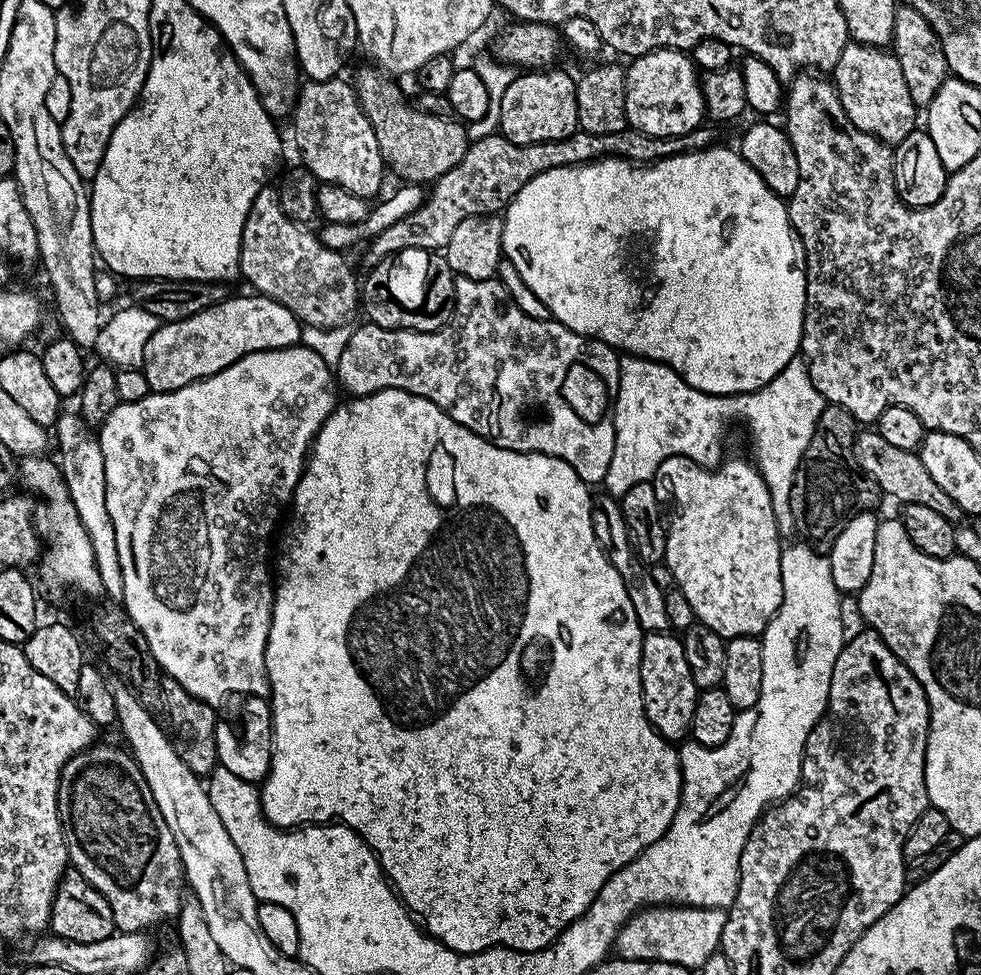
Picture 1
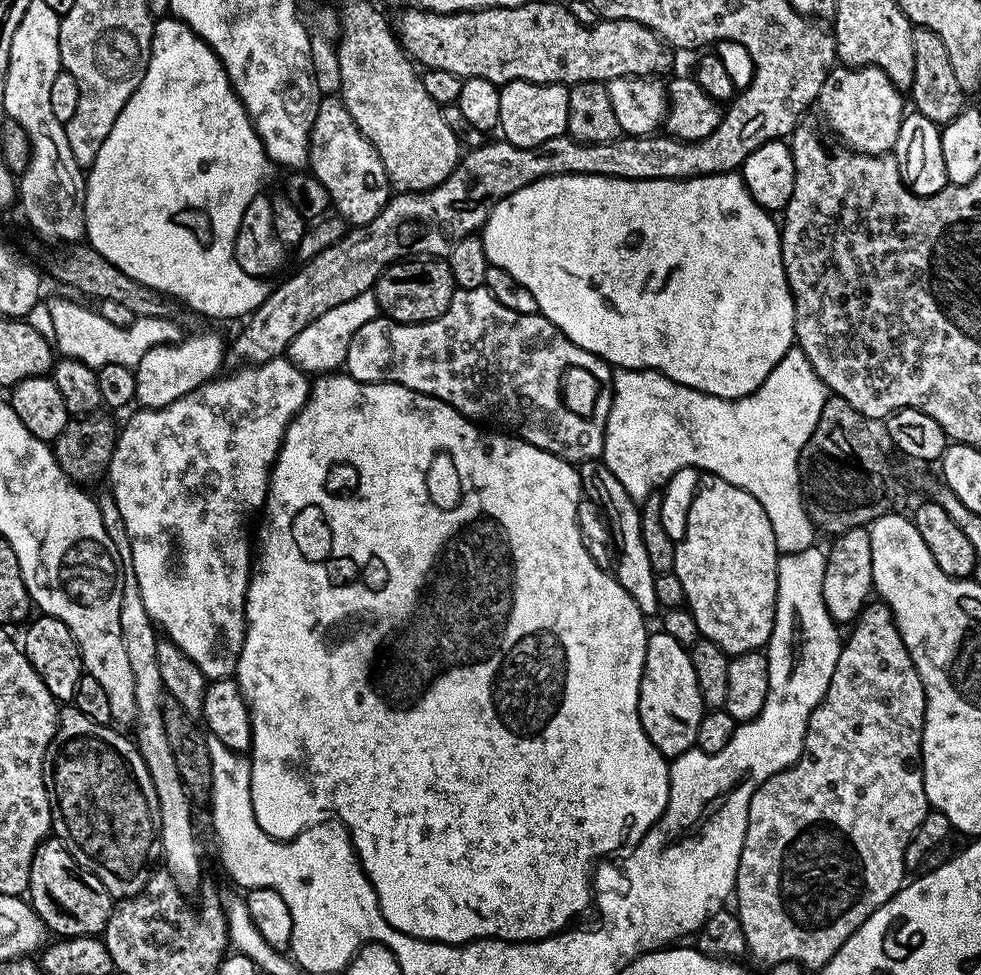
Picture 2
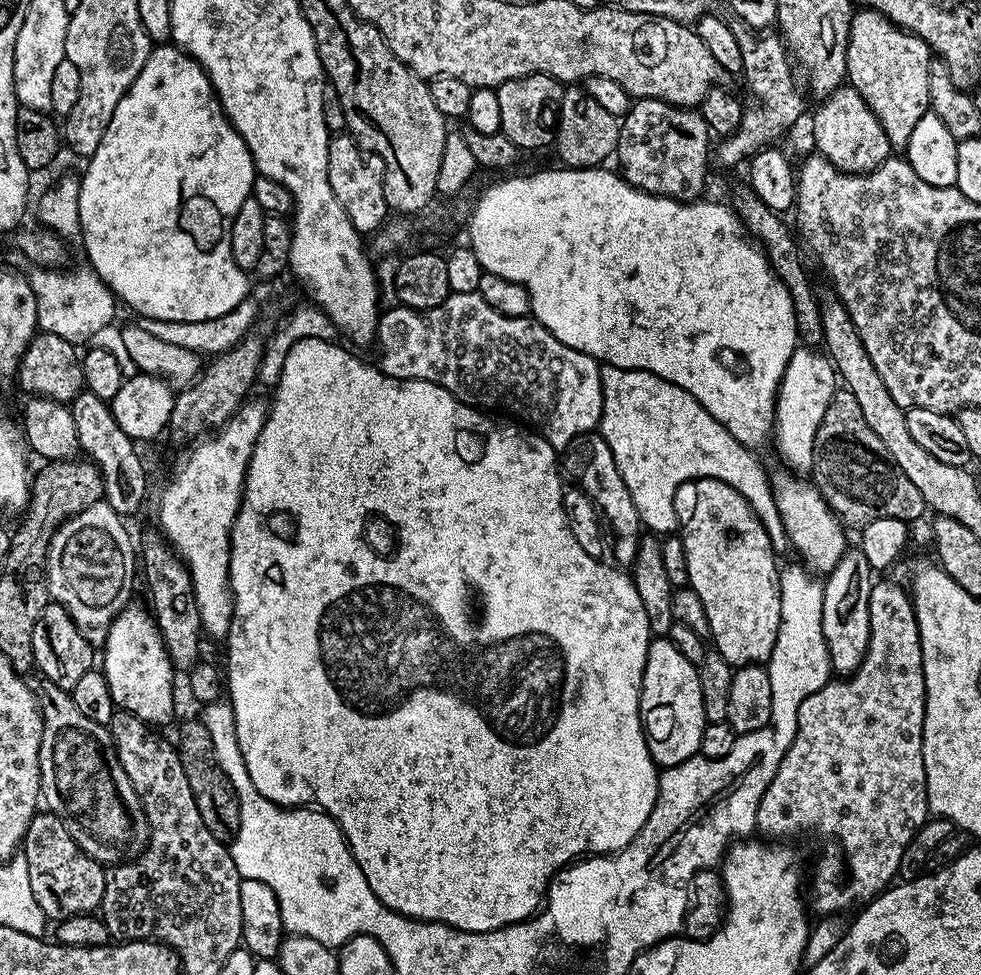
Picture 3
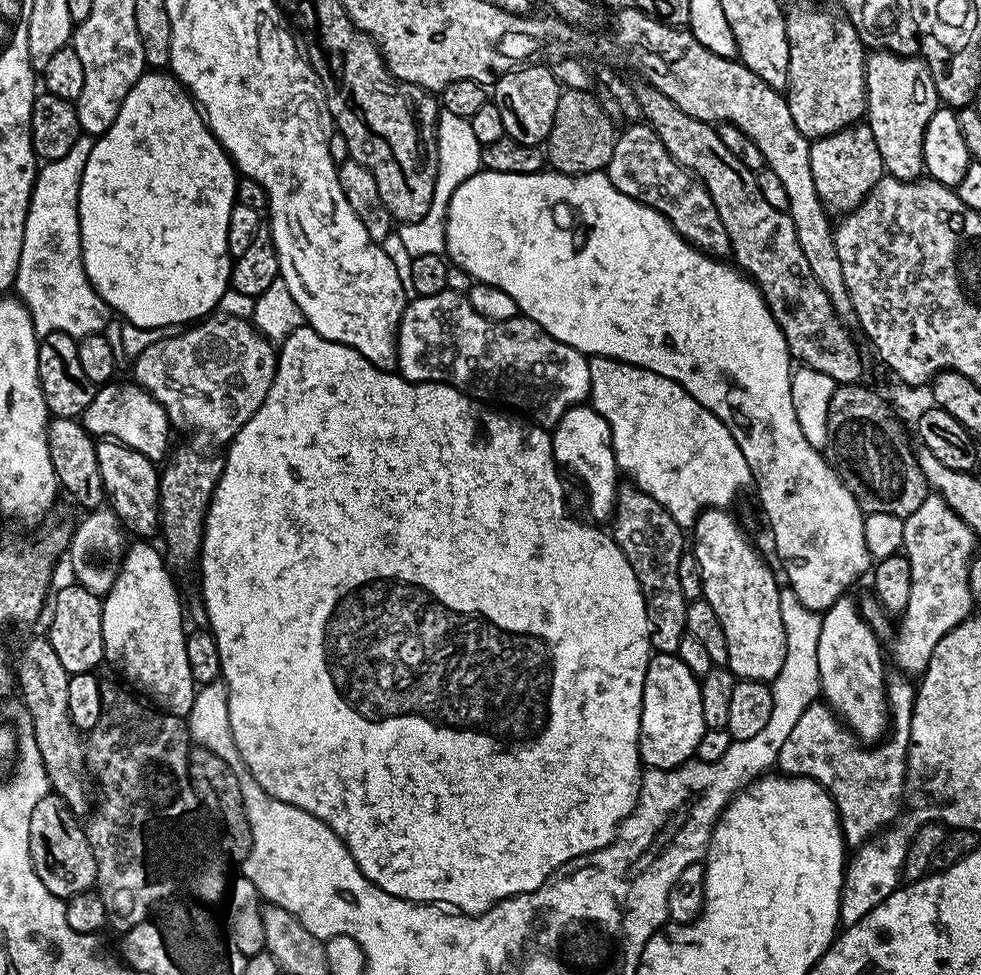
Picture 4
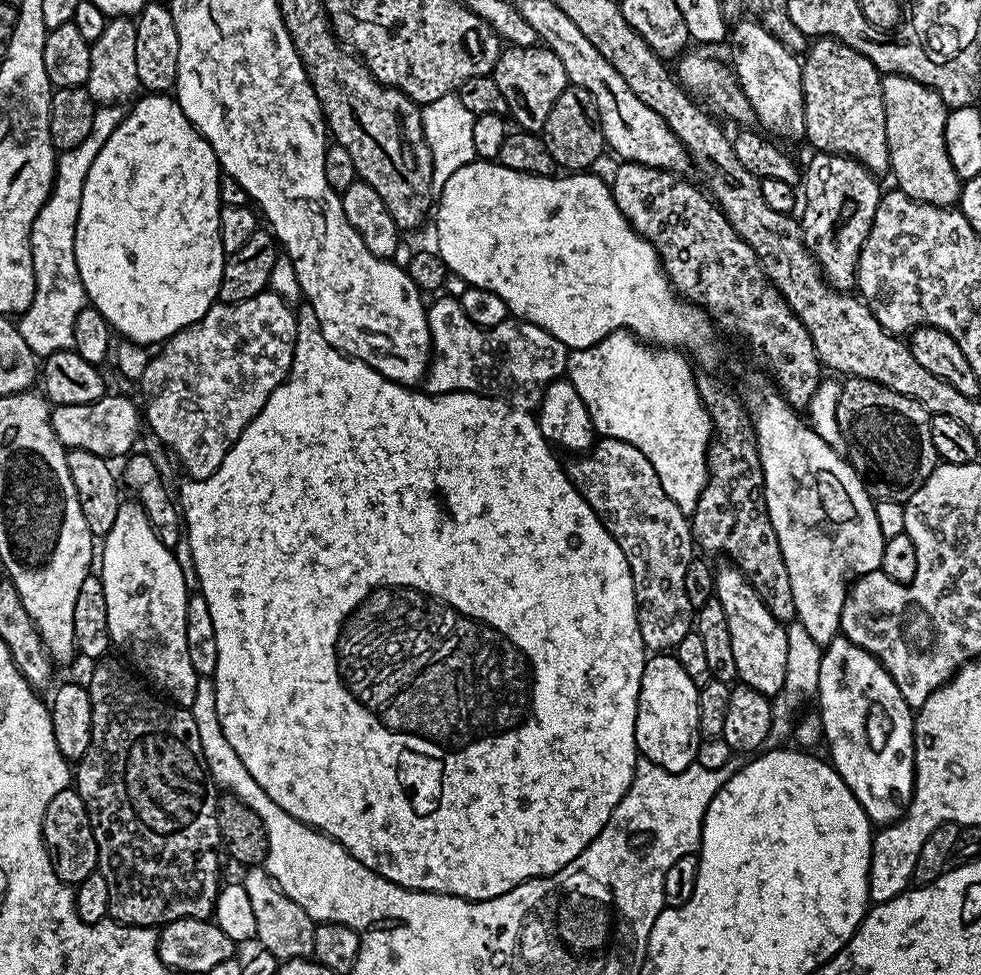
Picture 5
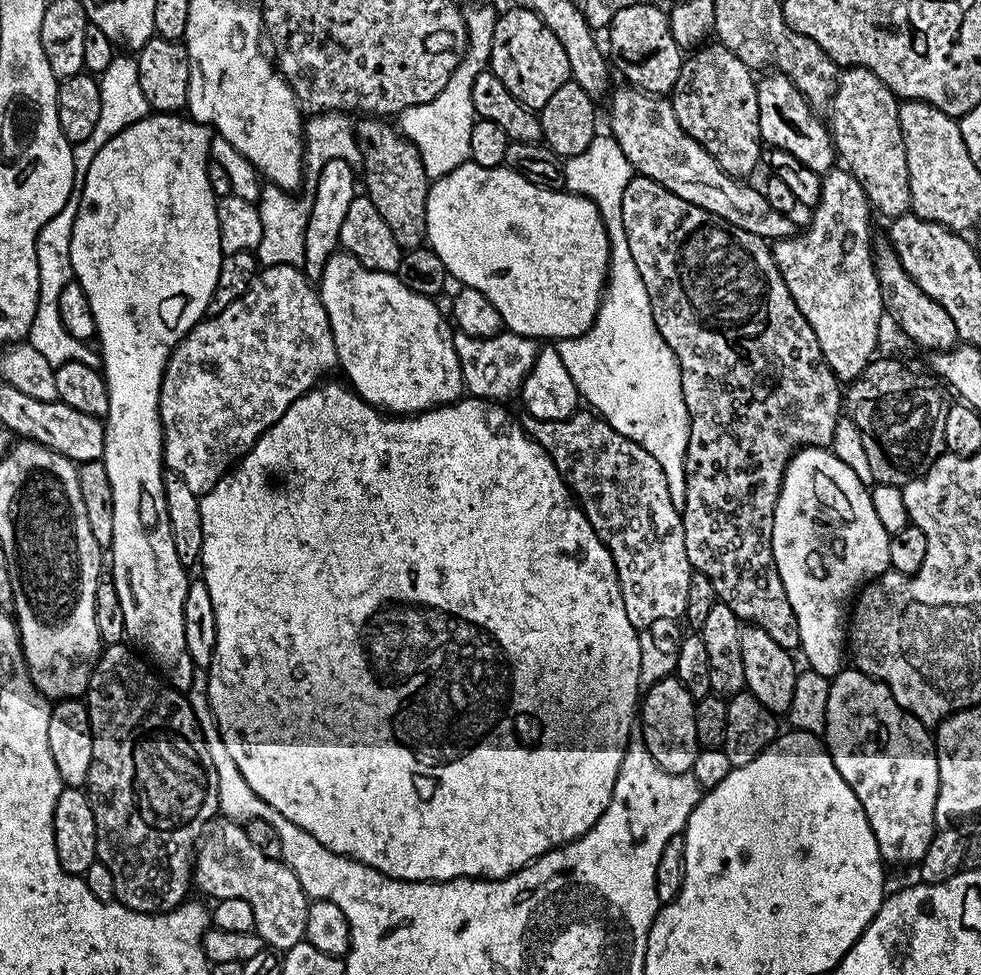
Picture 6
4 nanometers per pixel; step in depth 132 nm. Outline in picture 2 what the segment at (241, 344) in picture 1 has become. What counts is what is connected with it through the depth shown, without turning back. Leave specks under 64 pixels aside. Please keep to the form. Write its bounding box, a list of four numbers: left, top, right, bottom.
[135,332,226,408]

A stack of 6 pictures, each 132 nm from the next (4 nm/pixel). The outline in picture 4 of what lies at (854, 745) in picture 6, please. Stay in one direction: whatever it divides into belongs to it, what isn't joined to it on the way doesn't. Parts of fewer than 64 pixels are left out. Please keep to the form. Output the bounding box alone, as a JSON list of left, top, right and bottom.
[818,594,890,742]

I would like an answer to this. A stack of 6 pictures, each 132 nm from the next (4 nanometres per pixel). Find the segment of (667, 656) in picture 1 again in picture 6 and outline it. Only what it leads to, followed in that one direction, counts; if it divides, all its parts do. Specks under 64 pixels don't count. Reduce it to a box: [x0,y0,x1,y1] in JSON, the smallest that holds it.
[638,675,698,774]

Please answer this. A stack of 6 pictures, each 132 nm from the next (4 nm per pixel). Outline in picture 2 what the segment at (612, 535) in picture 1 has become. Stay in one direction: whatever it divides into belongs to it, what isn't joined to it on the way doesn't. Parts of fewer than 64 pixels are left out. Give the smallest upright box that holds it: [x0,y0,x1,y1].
[578,459,660,618]

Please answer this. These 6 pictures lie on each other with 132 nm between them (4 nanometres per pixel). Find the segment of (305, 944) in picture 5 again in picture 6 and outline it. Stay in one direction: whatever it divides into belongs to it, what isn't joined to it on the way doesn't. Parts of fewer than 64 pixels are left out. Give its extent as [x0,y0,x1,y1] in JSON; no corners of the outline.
[194,818,310,950]

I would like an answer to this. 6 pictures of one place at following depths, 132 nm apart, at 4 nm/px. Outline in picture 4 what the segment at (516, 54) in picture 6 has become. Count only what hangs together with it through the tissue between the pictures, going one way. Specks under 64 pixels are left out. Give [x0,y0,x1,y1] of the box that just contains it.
[490,62,562,145]

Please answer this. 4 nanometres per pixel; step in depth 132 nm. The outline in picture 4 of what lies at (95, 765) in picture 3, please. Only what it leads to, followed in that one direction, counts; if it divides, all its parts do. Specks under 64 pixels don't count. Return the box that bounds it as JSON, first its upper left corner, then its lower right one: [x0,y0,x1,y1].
[14,635,94,818]

